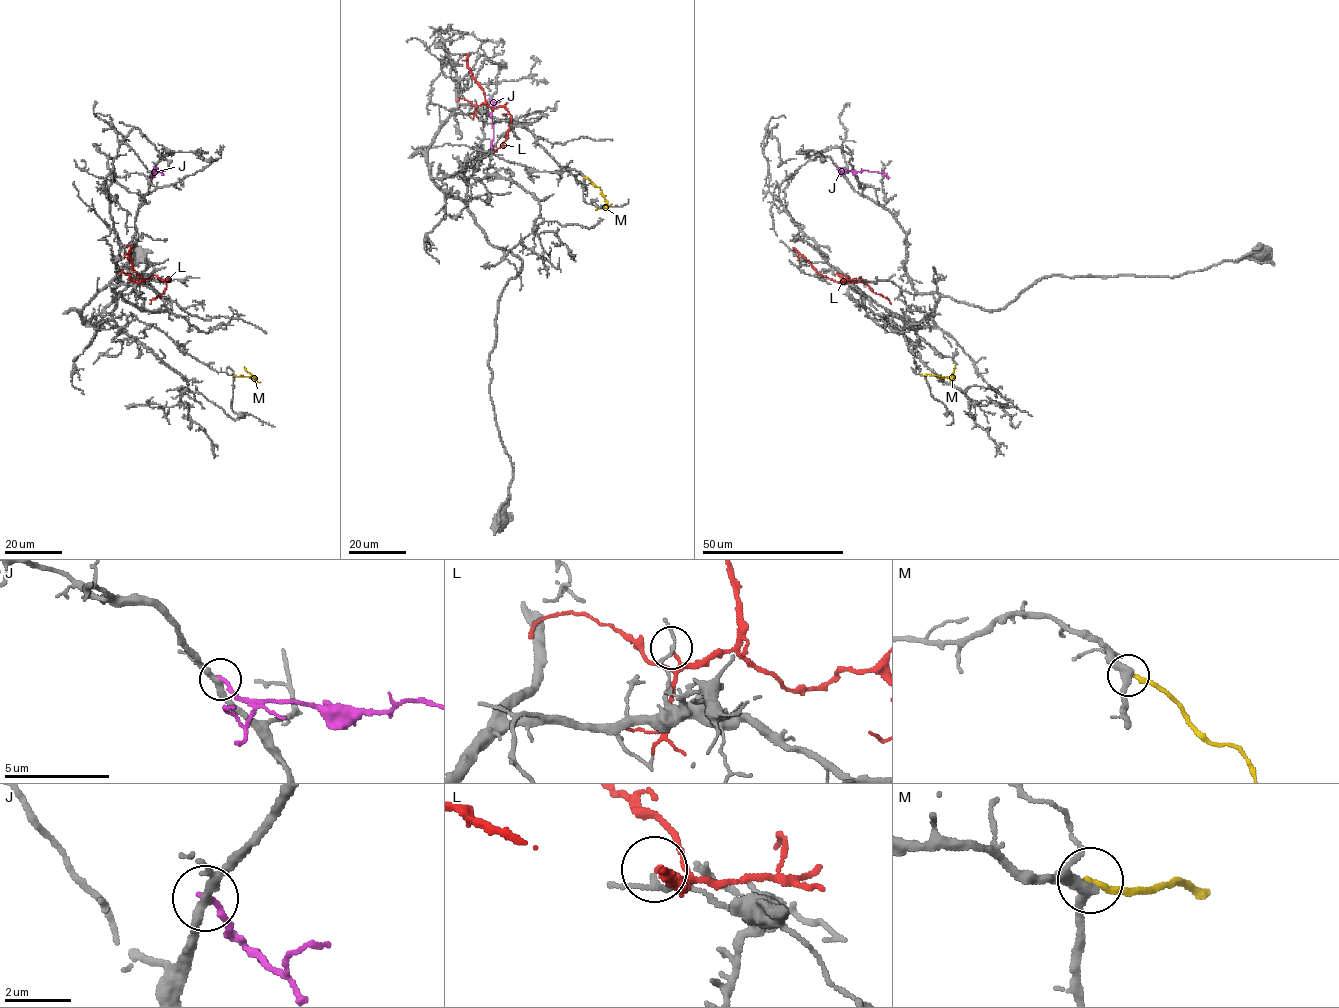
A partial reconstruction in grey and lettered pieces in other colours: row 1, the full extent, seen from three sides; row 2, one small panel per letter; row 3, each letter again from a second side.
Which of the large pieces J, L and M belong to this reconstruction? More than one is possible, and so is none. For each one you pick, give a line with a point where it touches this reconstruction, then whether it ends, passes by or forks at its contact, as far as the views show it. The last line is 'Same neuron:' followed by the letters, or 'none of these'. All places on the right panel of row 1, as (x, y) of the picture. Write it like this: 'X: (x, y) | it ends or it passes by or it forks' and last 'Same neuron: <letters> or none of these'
Same neuron: none of these

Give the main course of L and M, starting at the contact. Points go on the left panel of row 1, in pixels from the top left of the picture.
L: (134, 280), (143, 280), (154, 275), (168, 279), (163, 294), (152, 299), (149, 304)
M: (234, 375), (256, 380), (244, 367)

